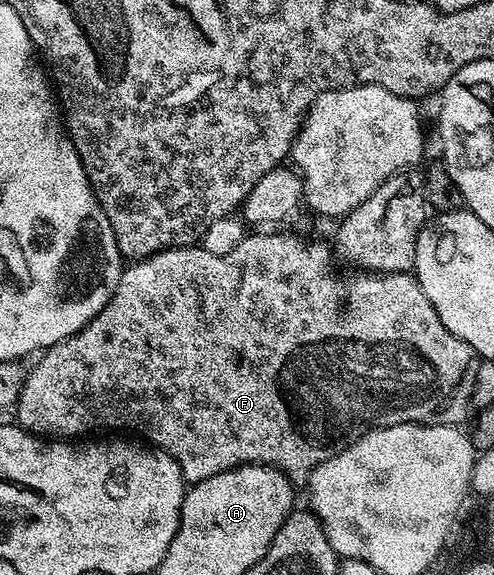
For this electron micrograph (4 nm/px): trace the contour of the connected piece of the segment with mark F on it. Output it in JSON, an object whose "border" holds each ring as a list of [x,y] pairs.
{"border":[[[282,230],[255,231],[258,232],[255,236],[244,237],[239,244],[232,245],[227,252],[209,252],[208,249],[202,248],[203,246],[168,248],[156,253],[154,256],[135,260],[129,266],[123,267],[120,274],[120,282],[116,282],[116,290],[112,294],[112,298],[108,298],[108,306],[104,306],[104,310],[100,310],[100,314],[96,314],[96,318],[92,318],[92,322],[88,322],[88,326],[84,326],[76,334],[64,338],[64,342],[56,342],[56,346],[45,349],[37,357],[37,360],[39,359],[38,365],[34,369],[31,367],[27,371],[26,379],[22,382],[22,389],[18,395],[18,403],[16,405],[16,413],[18,412],[16,423],[18,427],[25,428],[27,432],[33,432],[34,435],[43,438],[78,438],[74,436],[82,436],[85,432],[94,432],[97,428],[123,428],[126,432],[135,432],[136,435],[143,436],[143,438],[138,438],[168,453],[178,463],[187,485],[199,484],[204,478],[212,478],[224,470],[232,470],[238,467],[239,464],[267,464],[273,468],[279,468],[289,478],[291,484],[301,486],[301,484],[305,485],[309,481],[312,470],[317,464],[324,462],[328,458],[332,458],[340,450],[344,450],[349,444],[359,440],[365,432],[371,432],[373,428],[383,428],[384,426],[392,426],[393,424],[461,425],[463,423],[461,420],[465,416],[467,419],[472,412],[470,400],[474,396],[476,353],[472,350],[472,346],[468,346],[468,342],[456,338],[456,334],[452,334],[452,330],[448,330],[448,326],[444,326],[444,322],[440,322],[440,314],[436,314],[436,310],[432,306],[428,294],[424,294],[418,277],[410,272],[383,272],[381,274],[354,274],[358,276],[350,276],[345,280],[344,277],[337,276],[334,273],[333,266],[330,265],[330,252],[332,256],[331,245],[329,248],[326,244],[305,244],[300,237],[293,236],[290,232],[278,231]]]}

